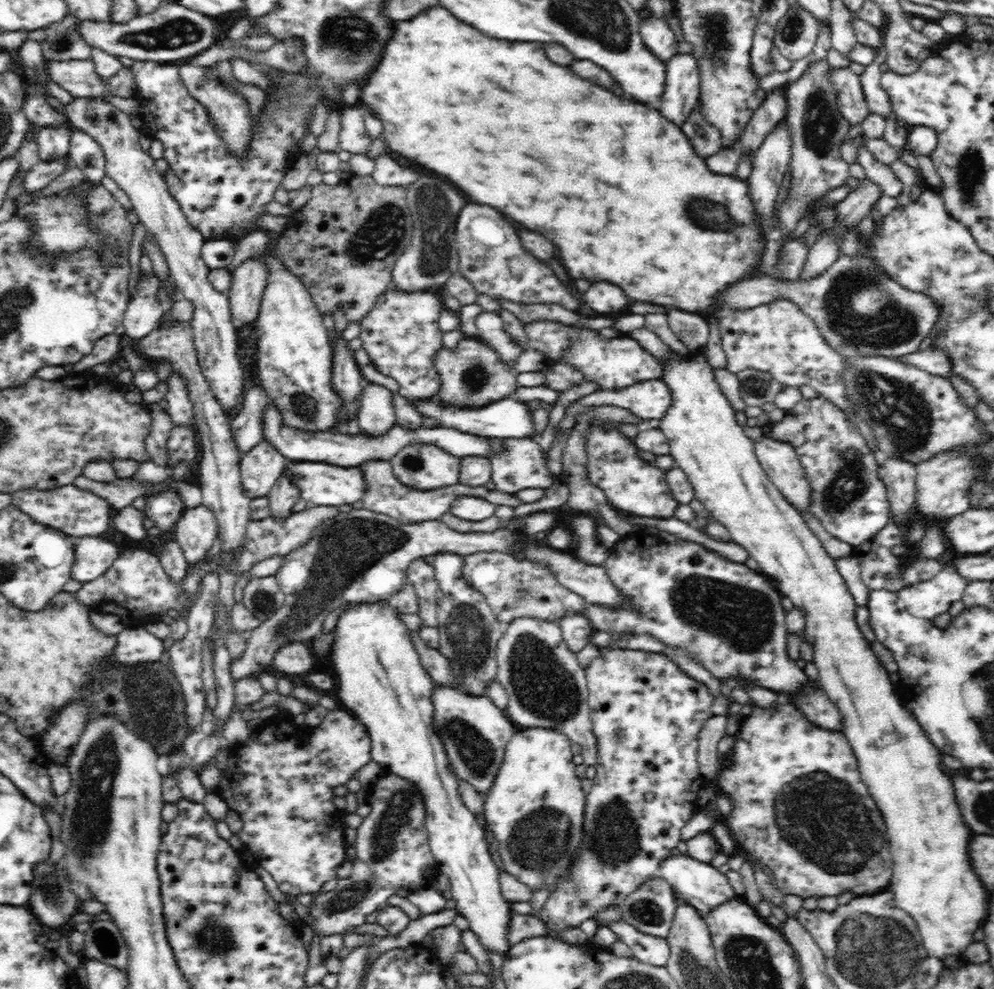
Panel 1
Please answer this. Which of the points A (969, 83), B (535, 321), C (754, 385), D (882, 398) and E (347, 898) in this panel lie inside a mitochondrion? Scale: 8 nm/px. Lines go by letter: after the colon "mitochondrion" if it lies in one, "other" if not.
A: other
B: other
C: mitochondrion
D: mitochondrion
E: mitochondrion

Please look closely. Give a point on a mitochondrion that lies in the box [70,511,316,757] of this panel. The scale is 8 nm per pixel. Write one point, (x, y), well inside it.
(153, 697)

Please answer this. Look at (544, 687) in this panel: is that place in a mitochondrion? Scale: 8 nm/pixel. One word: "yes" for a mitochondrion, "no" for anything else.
yes

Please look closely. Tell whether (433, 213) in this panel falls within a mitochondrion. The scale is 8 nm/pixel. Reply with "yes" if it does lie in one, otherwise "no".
yes

